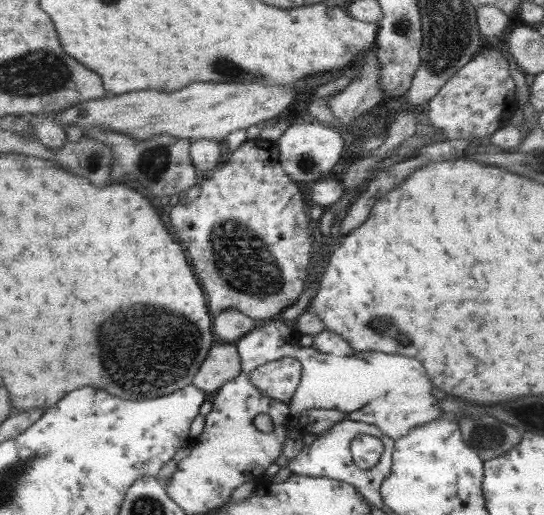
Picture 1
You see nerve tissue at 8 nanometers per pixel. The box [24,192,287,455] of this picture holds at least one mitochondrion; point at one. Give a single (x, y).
(134, 354)

